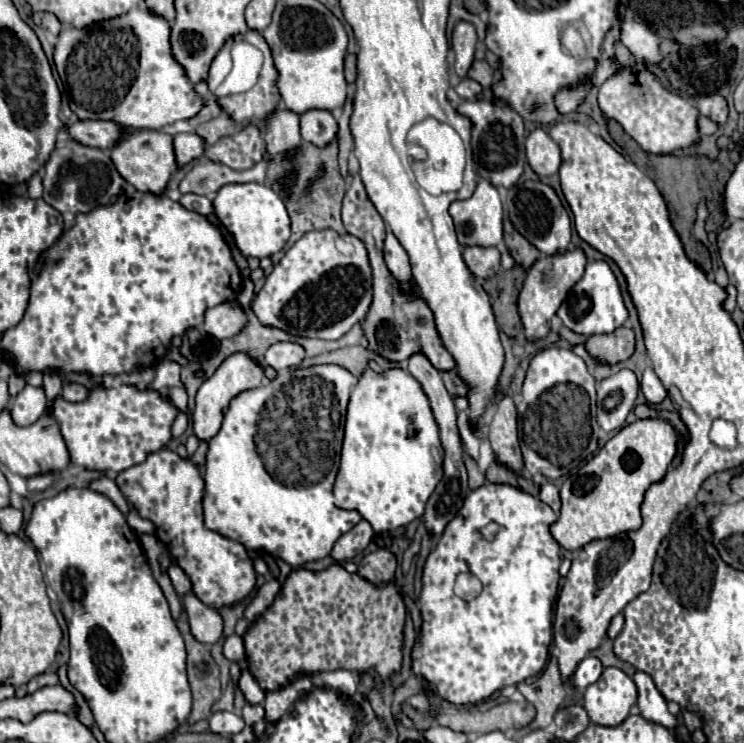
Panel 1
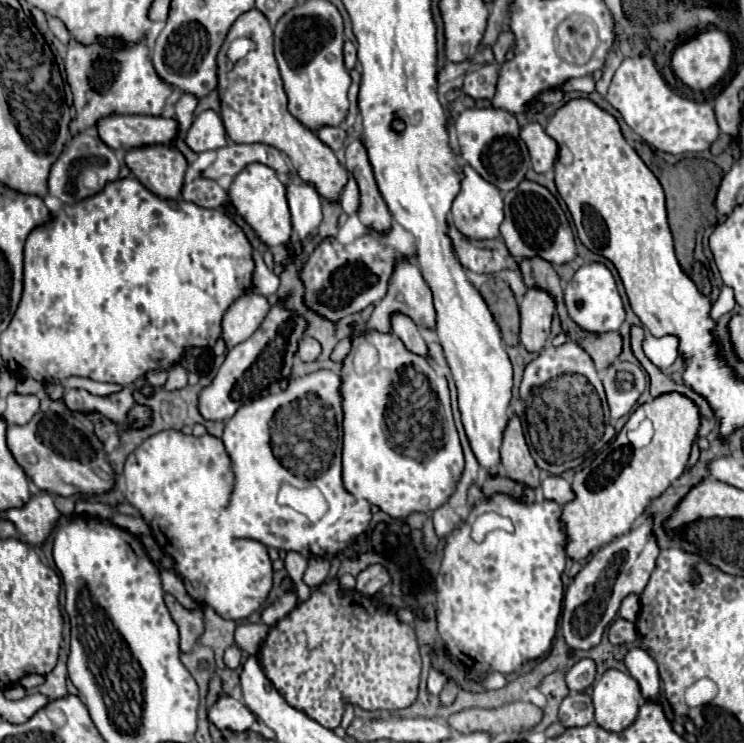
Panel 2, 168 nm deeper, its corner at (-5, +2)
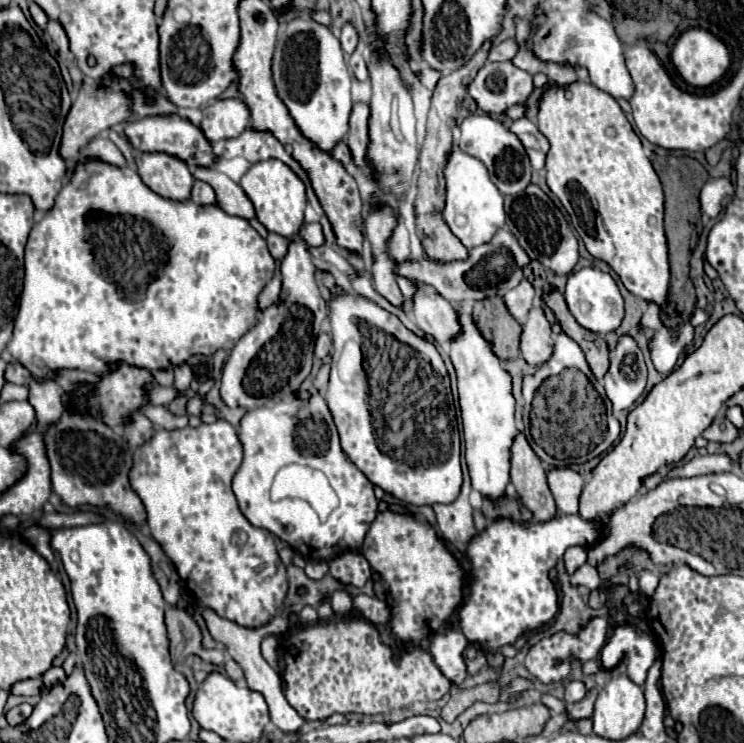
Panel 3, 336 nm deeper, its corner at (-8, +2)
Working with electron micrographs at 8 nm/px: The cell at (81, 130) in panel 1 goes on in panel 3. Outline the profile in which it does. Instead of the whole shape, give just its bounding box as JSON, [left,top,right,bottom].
[125,116,219,168]

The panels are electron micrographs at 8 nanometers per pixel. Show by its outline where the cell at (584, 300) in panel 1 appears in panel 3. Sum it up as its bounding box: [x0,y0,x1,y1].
[563,268,623,334]

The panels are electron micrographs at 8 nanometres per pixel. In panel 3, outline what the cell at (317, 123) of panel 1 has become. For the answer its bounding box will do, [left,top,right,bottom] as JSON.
[331,142,353,166]

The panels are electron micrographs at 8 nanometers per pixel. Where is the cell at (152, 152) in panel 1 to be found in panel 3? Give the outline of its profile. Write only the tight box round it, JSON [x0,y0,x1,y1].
[135,152,193,200]

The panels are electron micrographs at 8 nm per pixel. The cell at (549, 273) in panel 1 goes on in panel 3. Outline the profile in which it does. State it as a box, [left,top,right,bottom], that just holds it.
[521,308,553,366]

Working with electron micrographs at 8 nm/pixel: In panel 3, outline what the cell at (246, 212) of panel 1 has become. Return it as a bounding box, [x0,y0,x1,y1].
[241,160,307,236]

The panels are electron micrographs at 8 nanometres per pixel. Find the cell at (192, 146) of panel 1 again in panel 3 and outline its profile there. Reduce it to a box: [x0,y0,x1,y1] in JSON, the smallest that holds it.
[201,98,251,142]

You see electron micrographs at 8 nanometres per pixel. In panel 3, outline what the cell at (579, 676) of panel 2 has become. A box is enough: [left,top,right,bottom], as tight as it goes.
[565,682,587,704]

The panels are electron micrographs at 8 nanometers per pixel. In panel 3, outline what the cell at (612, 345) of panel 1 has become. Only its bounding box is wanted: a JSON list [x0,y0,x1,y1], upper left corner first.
[543,290,609,380]

